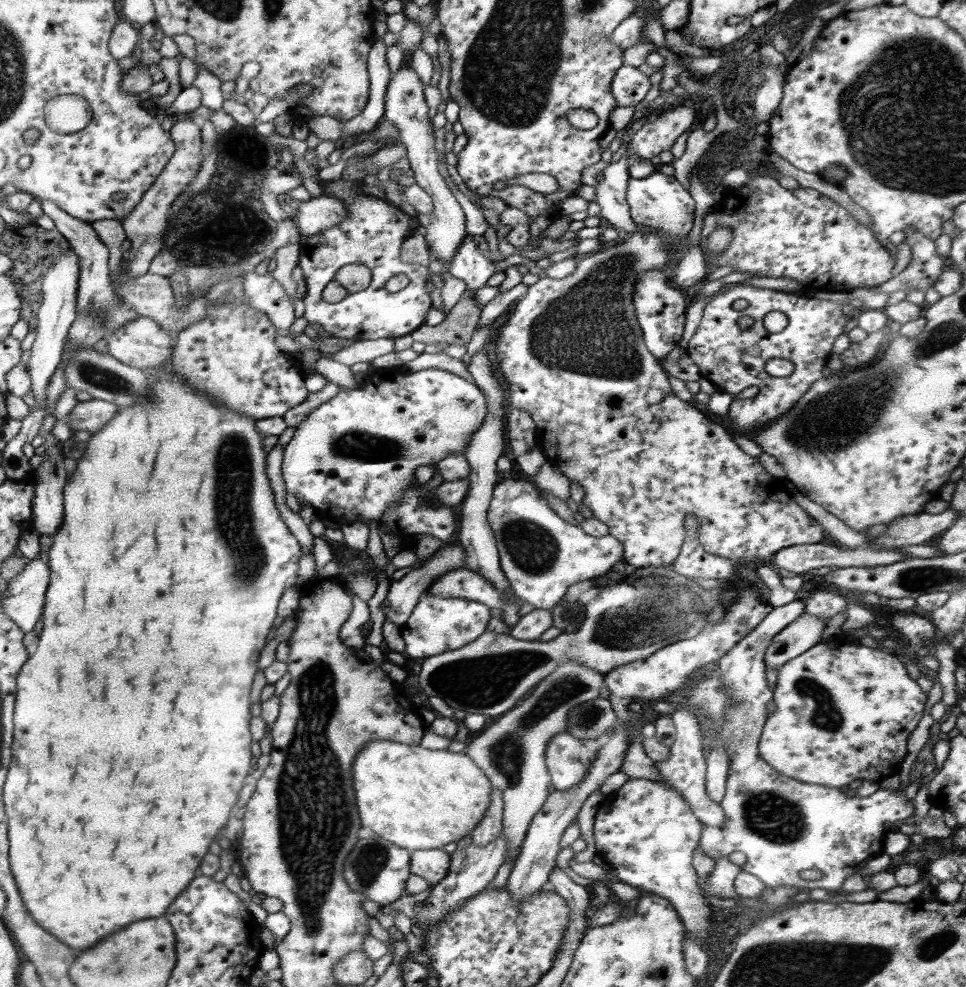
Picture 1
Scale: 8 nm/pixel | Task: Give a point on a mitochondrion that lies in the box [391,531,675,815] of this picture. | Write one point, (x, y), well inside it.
(474, 680)

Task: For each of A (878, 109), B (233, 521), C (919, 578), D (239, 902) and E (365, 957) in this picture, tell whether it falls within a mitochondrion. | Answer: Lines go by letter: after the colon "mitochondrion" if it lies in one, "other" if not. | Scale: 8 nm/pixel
A: mitochondrion
B: mitochondrion
C: mitochondrion
D: other
E: other

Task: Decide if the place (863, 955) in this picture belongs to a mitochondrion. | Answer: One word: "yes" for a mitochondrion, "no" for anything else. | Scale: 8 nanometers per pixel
yes

